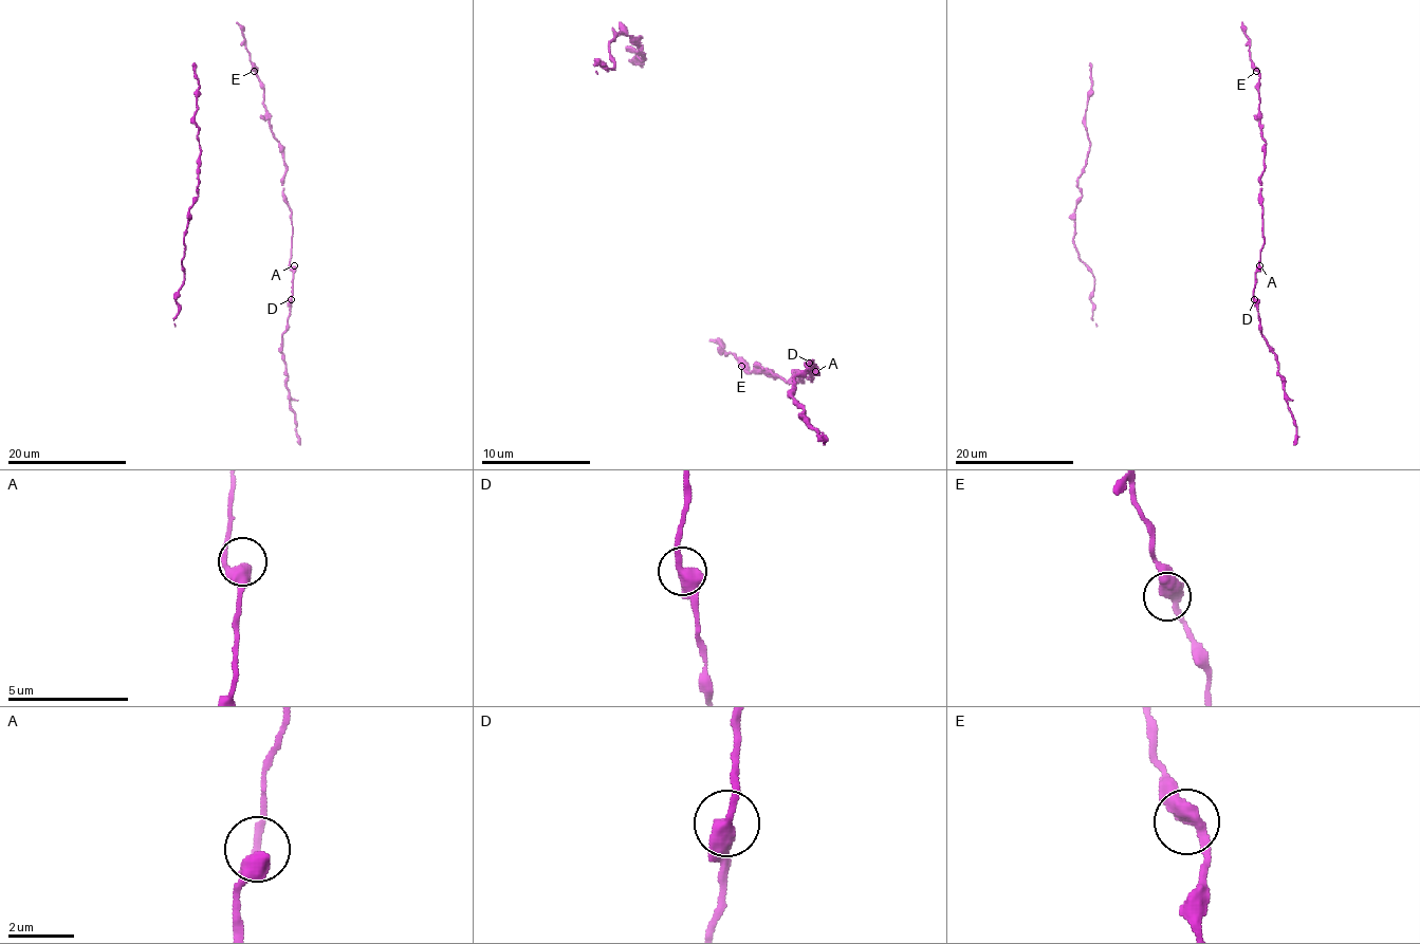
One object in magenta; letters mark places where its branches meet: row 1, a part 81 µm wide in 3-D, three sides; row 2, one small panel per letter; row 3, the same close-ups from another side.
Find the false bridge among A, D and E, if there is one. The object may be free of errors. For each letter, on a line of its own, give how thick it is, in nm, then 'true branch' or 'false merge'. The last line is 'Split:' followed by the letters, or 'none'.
A: 480 nm | true branch
D: 440 nm | true branch
E: 440 nm | true branch
Split: none

